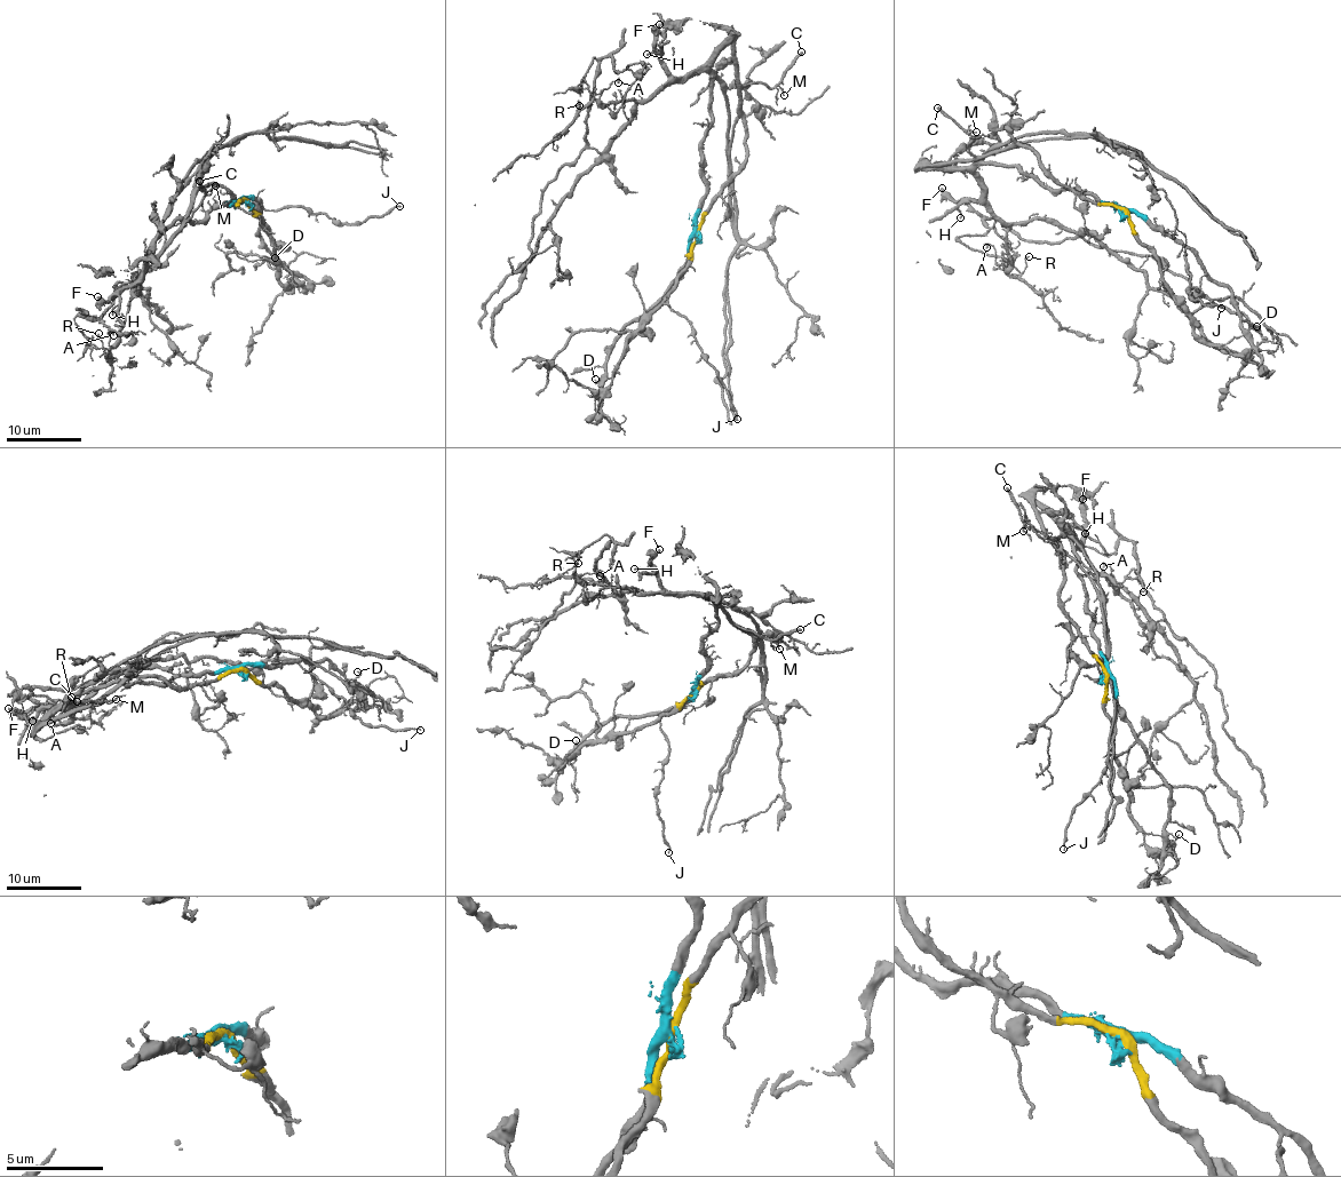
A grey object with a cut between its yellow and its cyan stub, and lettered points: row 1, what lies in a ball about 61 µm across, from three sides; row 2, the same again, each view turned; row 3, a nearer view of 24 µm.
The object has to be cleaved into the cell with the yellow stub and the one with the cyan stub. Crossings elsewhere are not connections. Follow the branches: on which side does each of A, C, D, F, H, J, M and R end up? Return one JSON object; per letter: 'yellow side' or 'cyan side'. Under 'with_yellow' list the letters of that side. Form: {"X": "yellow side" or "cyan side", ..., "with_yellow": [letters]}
{"A": "cyan side", "C": "yellow side", "D": "cyan side", "F": "cyan side", "H": "cyan side", "J": "cyan side", "M": "yellow side", "R": "cyan side", "with_yellow": ["C", "M"]}

